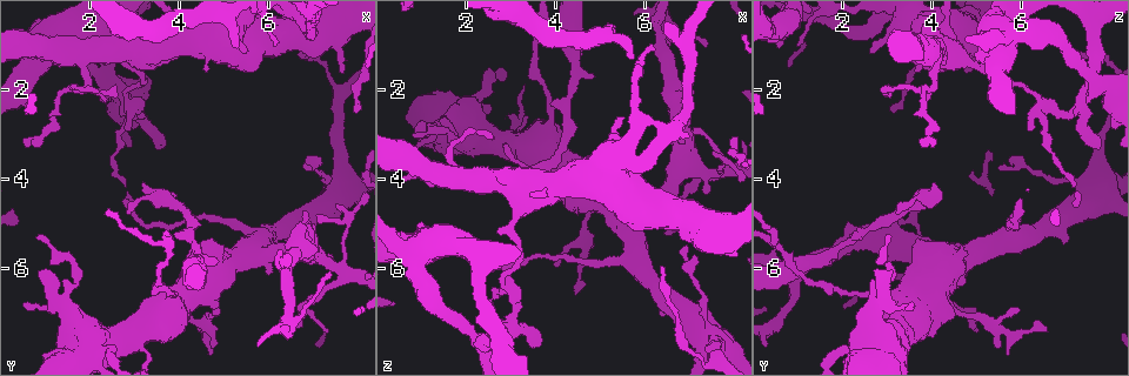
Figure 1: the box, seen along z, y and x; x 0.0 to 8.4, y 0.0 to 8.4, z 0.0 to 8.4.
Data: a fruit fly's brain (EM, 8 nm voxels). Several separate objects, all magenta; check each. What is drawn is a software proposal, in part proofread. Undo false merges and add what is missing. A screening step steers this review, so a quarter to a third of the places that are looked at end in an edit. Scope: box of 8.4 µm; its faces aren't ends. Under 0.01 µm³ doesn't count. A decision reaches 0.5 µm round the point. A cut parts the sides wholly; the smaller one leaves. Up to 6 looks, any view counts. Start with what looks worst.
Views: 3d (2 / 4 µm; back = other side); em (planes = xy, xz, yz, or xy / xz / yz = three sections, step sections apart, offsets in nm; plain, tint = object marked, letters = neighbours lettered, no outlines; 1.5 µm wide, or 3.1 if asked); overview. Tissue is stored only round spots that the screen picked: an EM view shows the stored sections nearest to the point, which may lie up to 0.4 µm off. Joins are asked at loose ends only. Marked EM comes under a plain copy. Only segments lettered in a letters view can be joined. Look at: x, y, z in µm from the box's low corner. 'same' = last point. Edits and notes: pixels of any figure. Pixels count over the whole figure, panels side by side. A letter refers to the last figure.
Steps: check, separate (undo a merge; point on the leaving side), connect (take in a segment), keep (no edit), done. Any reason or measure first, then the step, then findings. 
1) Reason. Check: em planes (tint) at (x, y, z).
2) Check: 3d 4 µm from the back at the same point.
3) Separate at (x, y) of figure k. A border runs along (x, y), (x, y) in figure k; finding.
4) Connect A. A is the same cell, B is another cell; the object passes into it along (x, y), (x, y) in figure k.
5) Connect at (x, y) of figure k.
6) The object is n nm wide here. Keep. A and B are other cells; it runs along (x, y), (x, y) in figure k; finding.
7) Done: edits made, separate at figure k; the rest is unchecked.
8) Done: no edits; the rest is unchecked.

Check: 3d 4 µm from the back at (7.60, 1.55, 4.75).

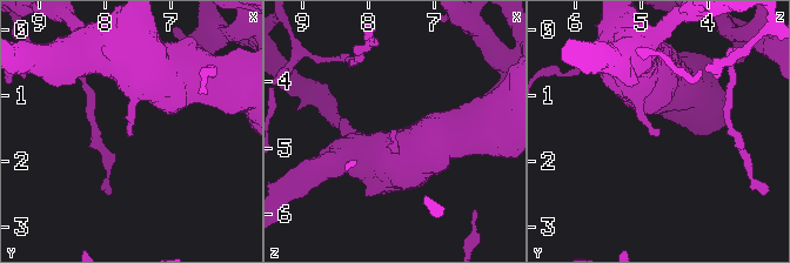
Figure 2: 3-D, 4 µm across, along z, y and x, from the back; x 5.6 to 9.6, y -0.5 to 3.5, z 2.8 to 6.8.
Shape alone is not enough. Check: em yz step 4 (tint) at (7.65, 1.60, 4.70).

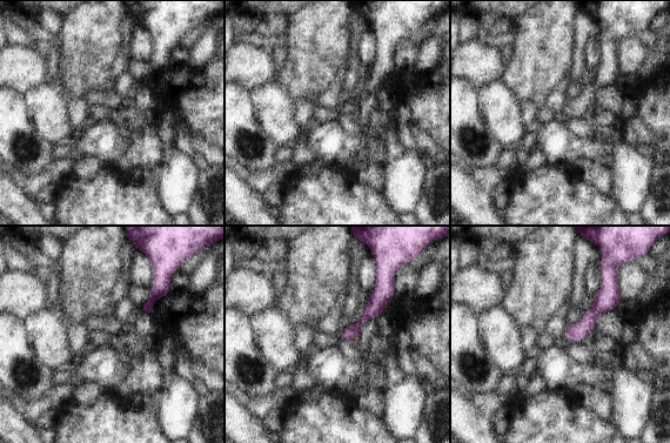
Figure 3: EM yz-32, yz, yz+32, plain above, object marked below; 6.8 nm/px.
Check: em planes (letters) at the same point.

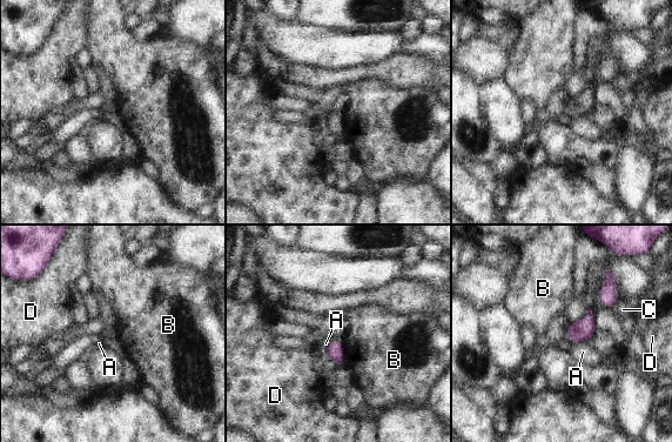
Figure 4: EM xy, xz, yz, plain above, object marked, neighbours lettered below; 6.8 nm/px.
The object is 110 nm wide here. Keep. A, B, C and D are other cells; a border runs along (340, 341), (343, 363) in figure 4; none of them fits.

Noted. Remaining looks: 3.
Sudden change in width. Check: 3d 4 µm at (7.30, 4.05, 7.05).

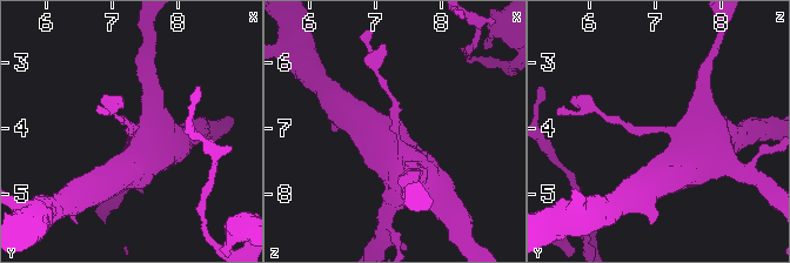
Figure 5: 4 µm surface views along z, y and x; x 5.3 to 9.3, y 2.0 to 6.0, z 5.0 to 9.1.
Need the tissue. Check: em xz step 8 (tint) at (7.35, 4.00, 7.05).

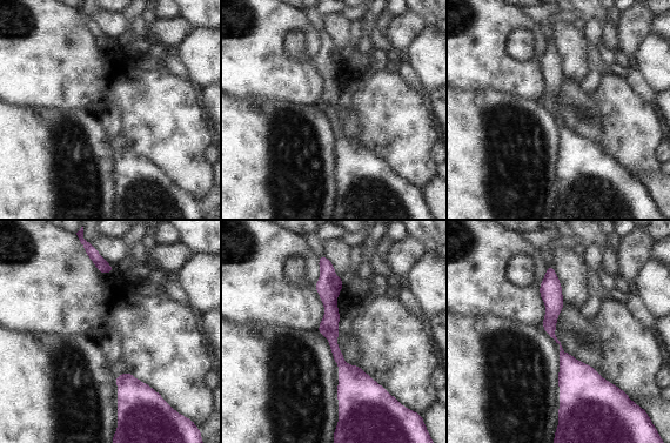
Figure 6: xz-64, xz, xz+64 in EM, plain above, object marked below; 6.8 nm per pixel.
Check: em planes (letters) at the same point.

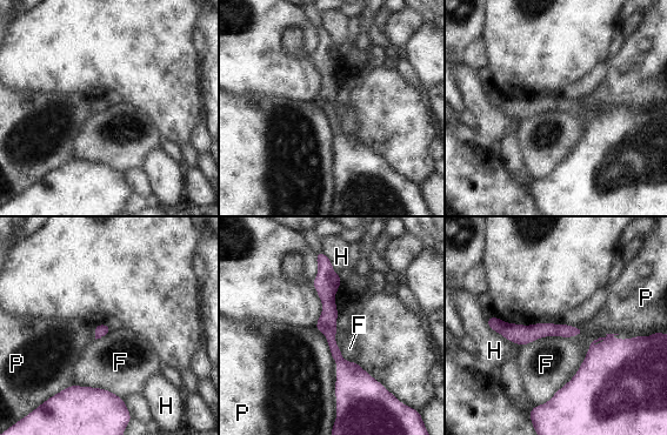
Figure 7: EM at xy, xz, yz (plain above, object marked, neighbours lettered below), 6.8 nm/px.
Keep. F, H and P are other cells; it runs along (320, 260), (345, 399) in figure 7; all the same neuron.

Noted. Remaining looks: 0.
Done: no edits; the rest is unchecked.

